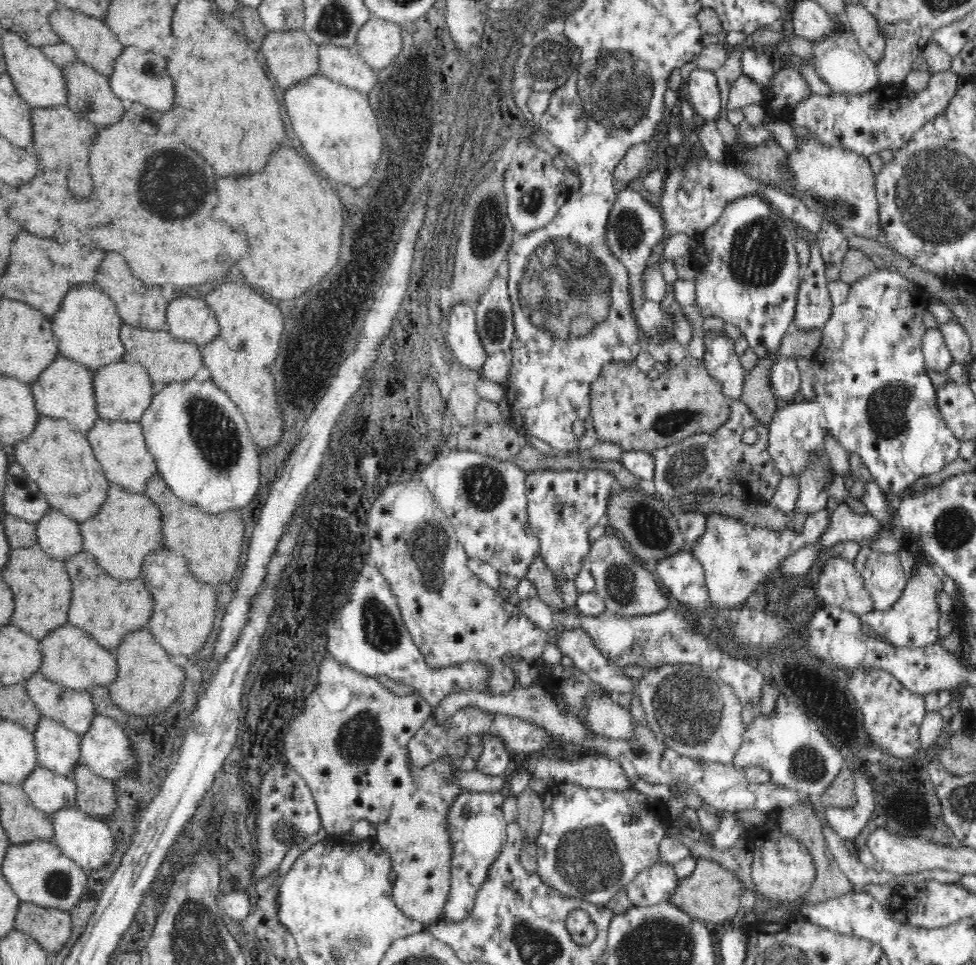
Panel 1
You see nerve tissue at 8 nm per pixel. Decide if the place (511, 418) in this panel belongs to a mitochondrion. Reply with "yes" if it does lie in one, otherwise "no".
no

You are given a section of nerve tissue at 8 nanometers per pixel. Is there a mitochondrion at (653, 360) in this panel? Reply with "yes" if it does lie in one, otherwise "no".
no

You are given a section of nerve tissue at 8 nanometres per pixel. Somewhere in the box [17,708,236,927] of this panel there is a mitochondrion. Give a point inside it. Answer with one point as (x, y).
(57, 883)

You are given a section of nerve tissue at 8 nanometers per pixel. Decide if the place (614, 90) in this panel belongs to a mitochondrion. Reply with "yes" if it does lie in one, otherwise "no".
yes

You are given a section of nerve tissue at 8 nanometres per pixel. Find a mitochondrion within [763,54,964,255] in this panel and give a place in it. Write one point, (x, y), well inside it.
(847, 208)

